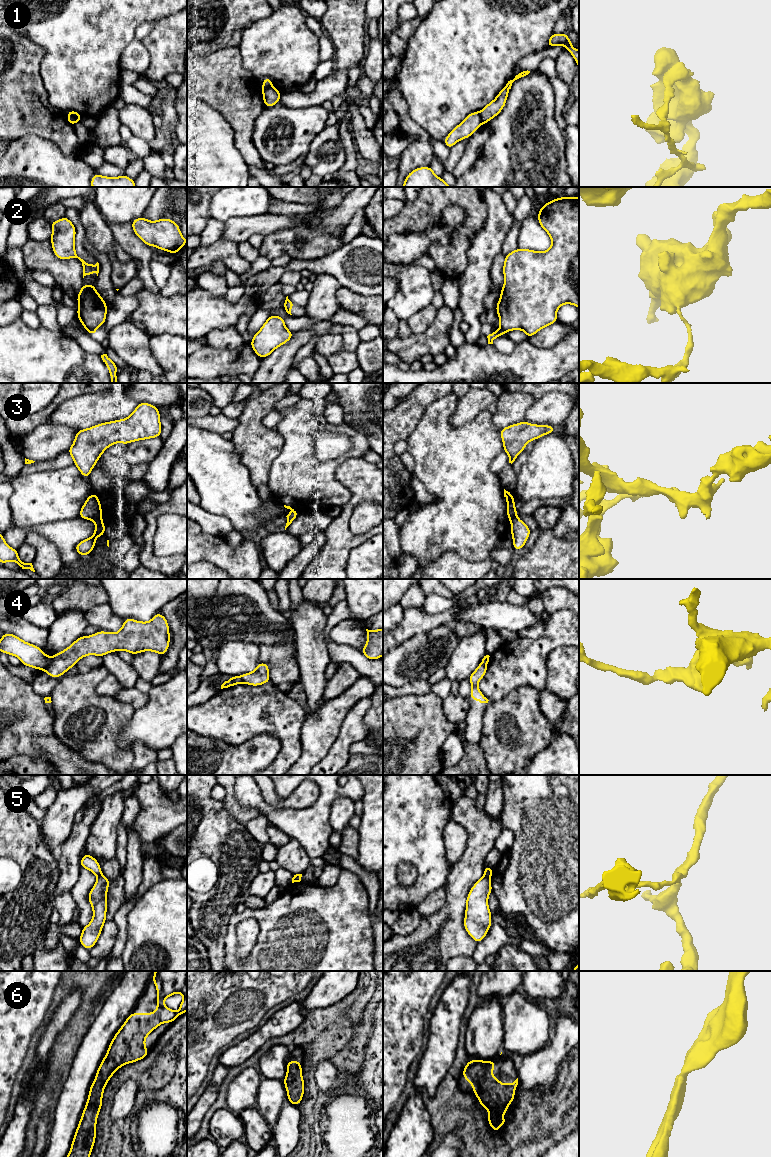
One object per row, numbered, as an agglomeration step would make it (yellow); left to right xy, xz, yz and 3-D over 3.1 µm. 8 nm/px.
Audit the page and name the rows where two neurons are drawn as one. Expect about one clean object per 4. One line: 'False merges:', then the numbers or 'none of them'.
False merges: 1, 2, 3, 4, 5

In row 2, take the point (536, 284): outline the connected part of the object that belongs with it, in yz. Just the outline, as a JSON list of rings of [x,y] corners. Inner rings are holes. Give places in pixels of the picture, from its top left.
[[[564,196],[561,198],[556,198],[550,202],[547,202],[544,206],[542,206],[539,209],[538,222],[540,226],[550,236],[552,241],[551,247],[544,252],[517,248],[511,253],[505,255],[505,261],[503,265],[504,285],[502,290],[500,291],[501,296],[495,308],[499,316],[500,329],[502,329],[504,332],[512,330],[523,330],[527,335],[527,338],[534,336],[542,328],[556,323],[557,310],[560,306],[564,304],[573,304],[579,309],[579,196],[573,198]]]

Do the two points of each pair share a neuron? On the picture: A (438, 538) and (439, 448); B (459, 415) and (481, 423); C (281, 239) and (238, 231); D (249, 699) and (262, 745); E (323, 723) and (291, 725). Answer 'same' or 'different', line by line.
A: same
B: different
C: different
D: different
E: different

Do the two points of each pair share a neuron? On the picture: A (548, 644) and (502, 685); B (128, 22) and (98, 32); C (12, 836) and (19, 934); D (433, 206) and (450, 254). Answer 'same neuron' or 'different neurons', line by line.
A: same neuron
B: same neuron
C: same neuron
D: same neuron

